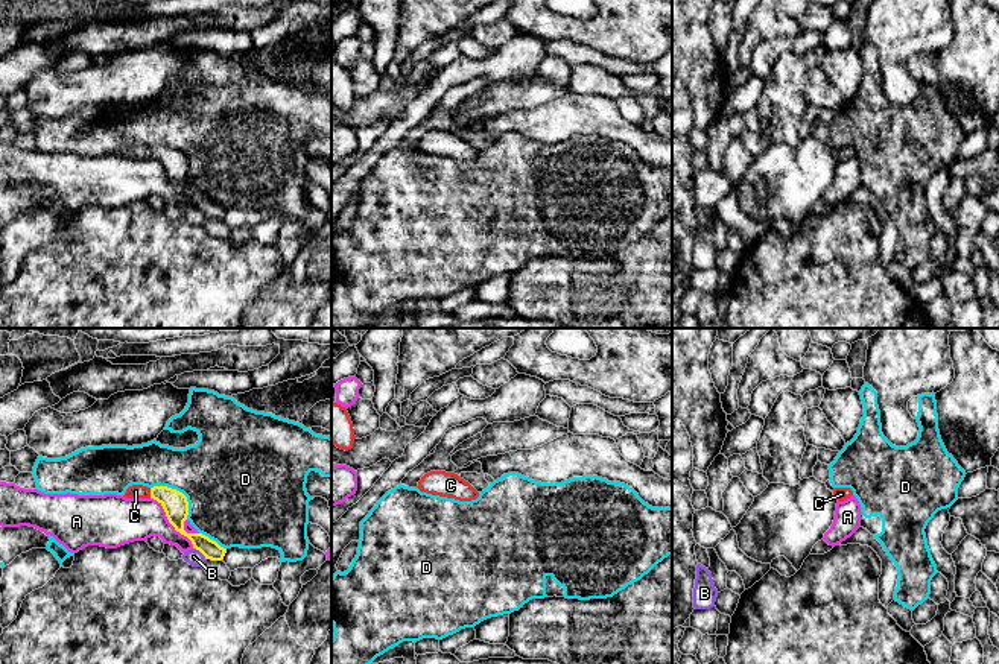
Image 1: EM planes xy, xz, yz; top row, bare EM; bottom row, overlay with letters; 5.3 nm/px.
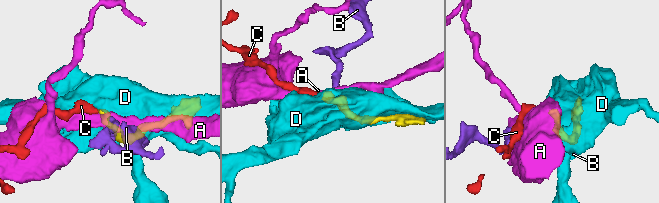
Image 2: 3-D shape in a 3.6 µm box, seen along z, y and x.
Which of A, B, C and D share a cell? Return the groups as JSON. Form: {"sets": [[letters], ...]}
{"sets": [["A", "B"], ["C"], ["D"]]}

